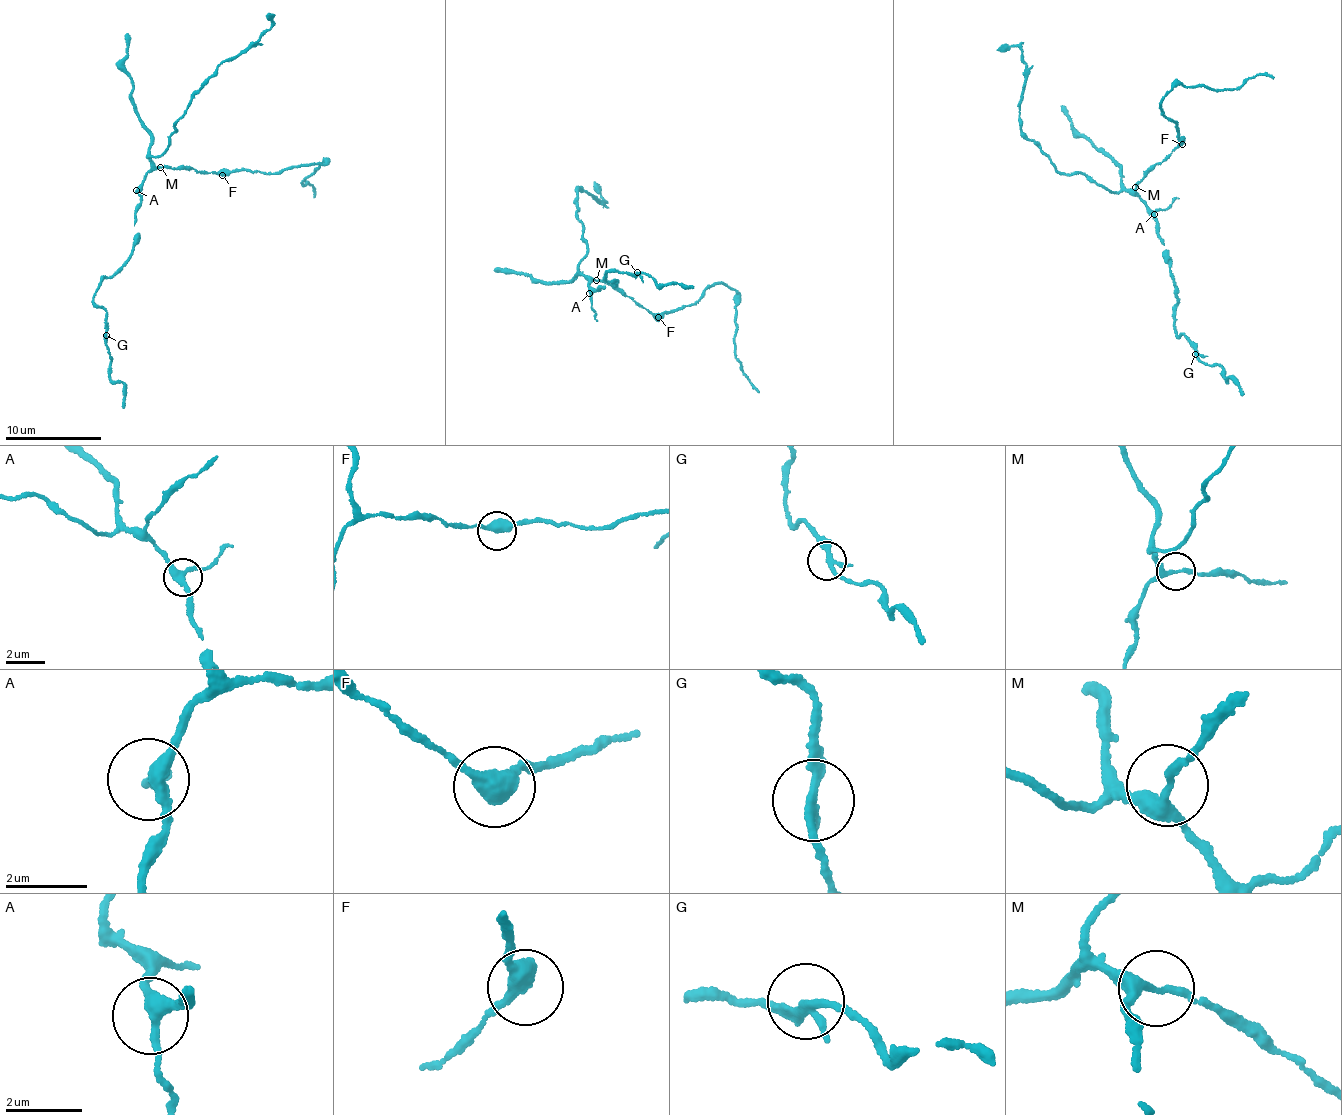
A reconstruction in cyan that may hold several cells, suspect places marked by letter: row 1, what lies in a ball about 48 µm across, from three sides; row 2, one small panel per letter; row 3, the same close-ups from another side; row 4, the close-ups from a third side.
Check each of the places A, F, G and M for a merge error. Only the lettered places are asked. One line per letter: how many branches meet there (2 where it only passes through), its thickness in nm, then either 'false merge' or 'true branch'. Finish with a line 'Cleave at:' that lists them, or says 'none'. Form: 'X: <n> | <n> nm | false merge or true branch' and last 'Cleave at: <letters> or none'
A: 3 | 280 nm | true branch
F: 2 | 440 nm | true branch
G: 3 | 180 nm | true branch
M: 3 | 220 nm | true branch
Cleave at: none

